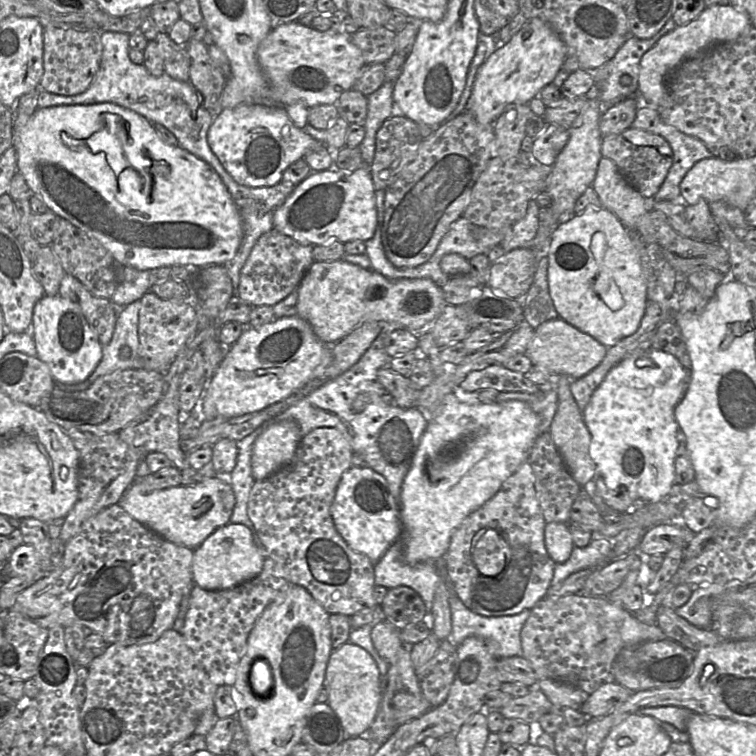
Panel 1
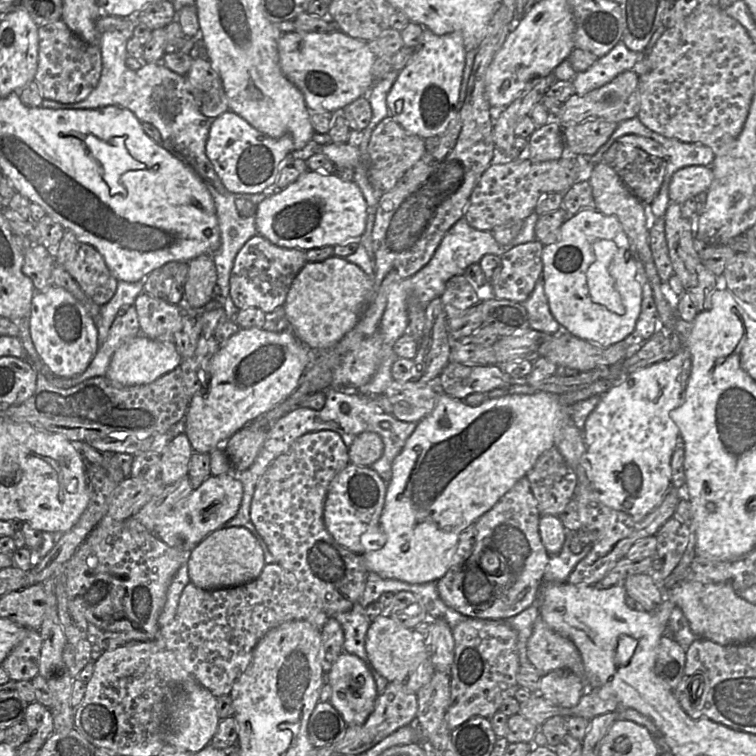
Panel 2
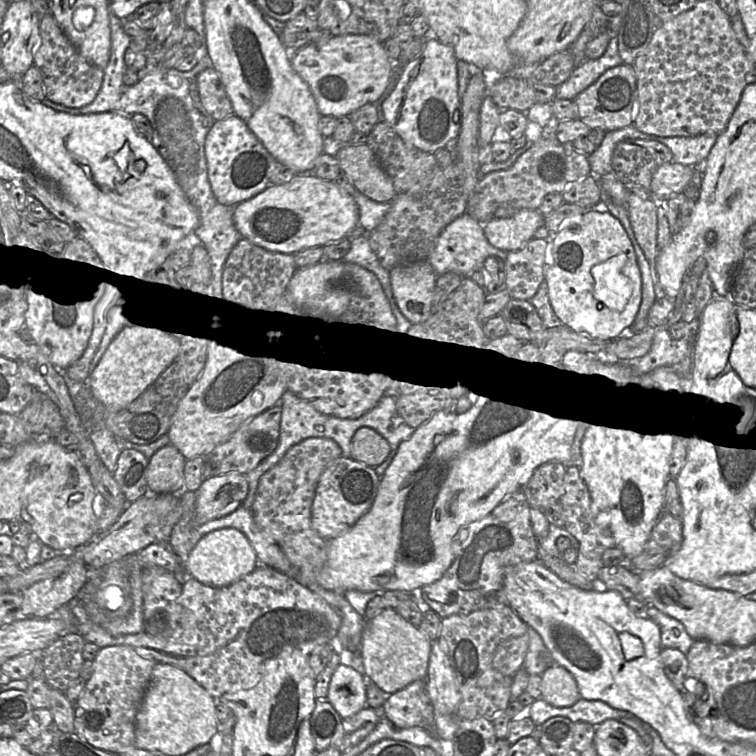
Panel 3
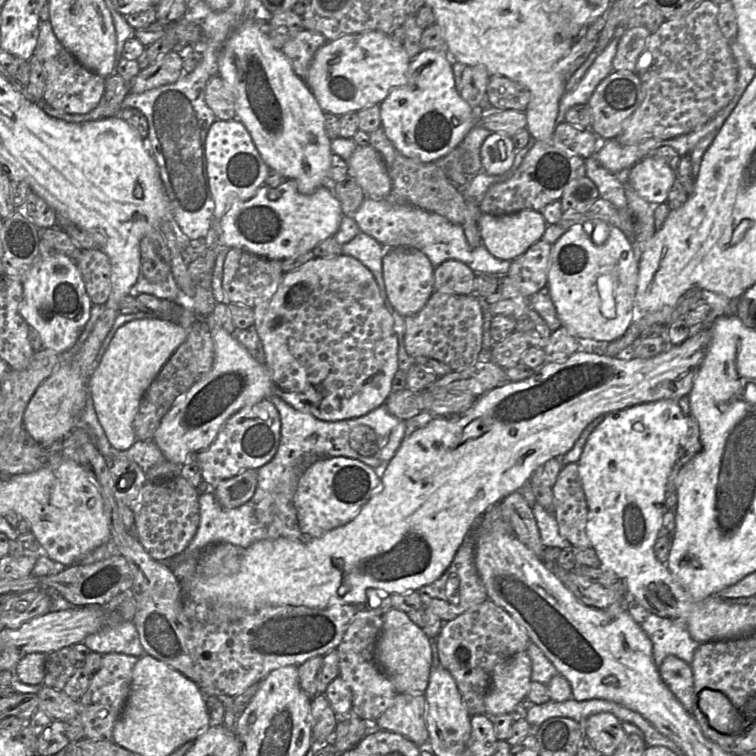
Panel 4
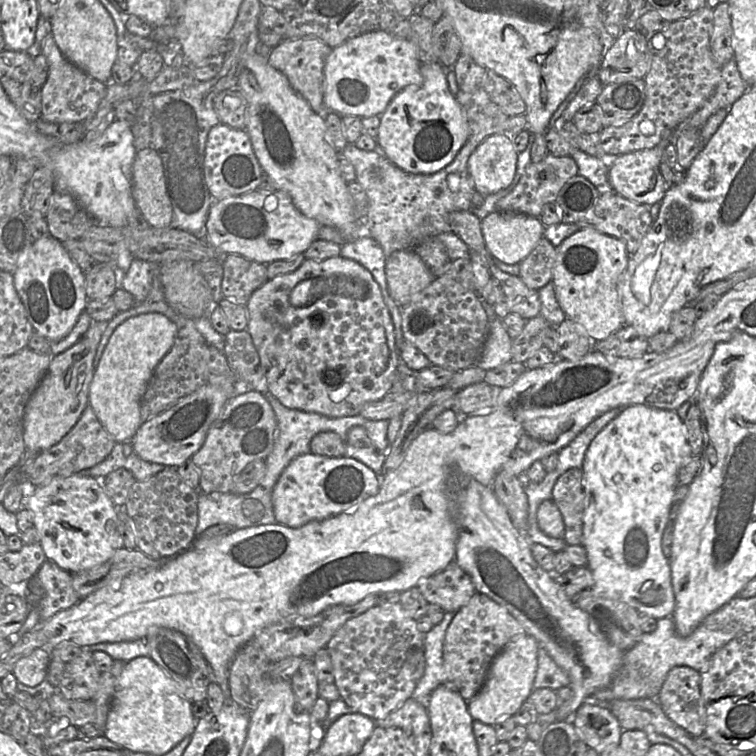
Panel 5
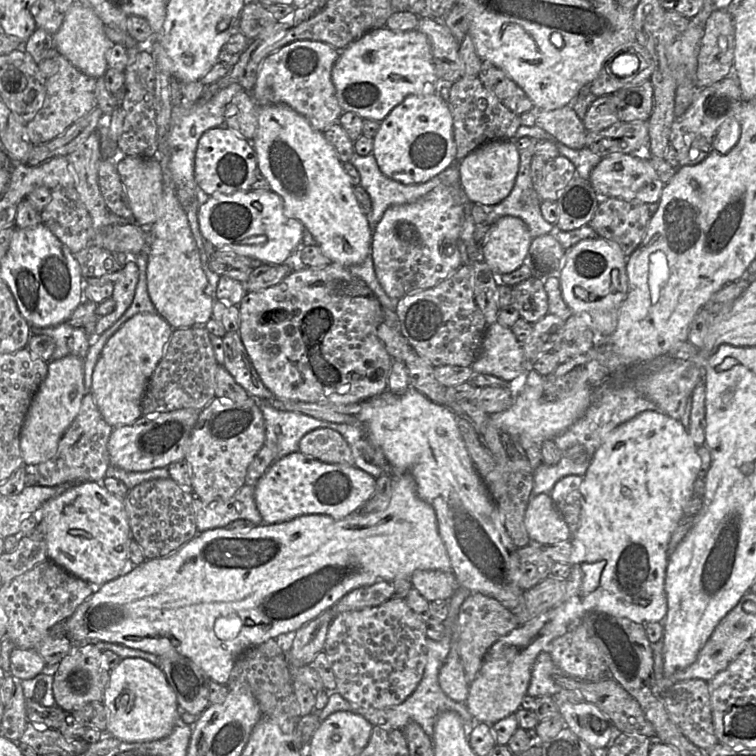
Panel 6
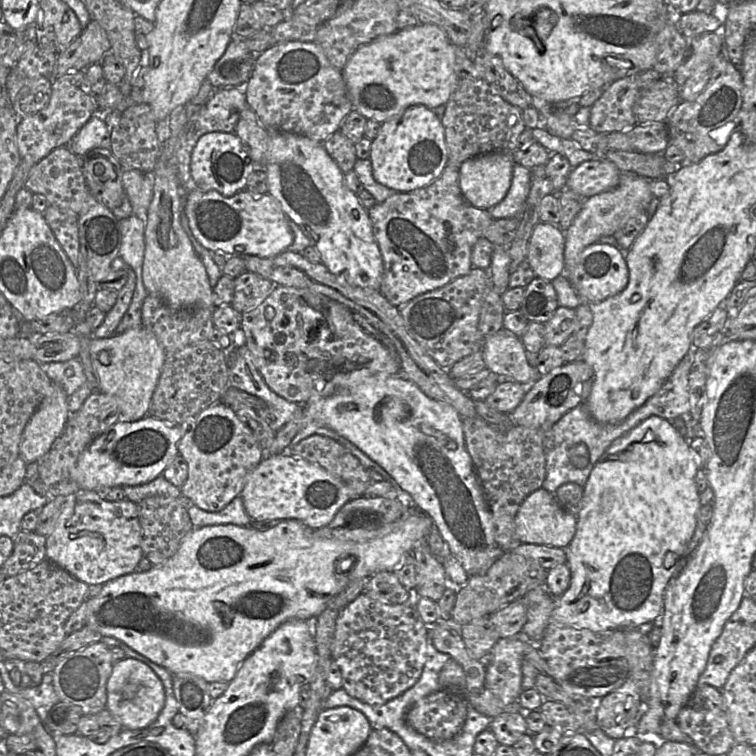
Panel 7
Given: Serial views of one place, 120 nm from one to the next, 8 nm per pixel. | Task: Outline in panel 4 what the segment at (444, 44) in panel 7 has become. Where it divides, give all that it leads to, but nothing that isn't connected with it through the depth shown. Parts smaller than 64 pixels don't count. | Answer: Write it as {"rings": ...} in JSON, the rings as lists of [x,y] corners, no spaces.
{"rings":[[[386,33],[350,34],[328,41],[317,50],[305,82],[325,113],[343,116],[381,104],[392,89],[406,83],[410,62],[404,47],[393,43]]]}

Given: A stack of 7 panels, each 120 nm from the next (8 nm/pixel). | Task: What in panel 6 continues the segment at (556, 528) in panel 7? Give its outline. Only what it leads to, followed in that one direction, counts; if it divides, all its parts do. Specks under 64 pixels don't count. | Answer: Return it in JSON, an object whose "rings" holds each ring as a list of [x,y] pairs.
{"rings":[[[548,493],[531,498],[524,515],[529,538],[544,545],[570,539],[570,530]]]}

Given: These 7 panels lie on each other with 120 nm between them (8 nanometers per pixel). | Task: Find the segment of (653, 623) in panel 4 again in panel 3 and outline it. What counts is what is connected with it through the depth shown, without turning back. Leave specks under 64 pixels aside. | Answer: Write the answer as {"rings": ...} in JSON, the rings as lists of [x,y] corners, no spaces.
{"rings":[[[653,606],[648,607],[647,615],[660,628],[661,648],[678,649],[684,655],[688,653],[694,640],[688,635],[680,621],[664,614]]]}

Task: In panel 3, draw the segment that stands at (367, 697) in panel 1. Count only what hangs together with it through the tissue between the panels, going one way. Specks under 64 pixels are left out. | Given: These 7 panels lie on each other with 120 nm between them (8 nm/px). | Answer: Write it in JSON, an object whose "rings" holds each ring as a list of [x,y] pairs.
{"rings":[[[339,664],[330,681],[327,700],[343,719],[360,712],[367,705],[363,675]]]}

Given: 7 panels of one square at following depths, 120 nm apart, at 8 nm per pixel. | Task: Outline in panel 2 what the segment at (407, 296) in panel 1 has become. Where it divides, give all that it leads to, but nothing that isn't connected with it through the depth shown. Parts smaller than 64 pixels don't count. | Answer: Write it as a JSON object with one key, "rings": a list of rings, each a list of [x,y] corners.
{"rings":[[[332,256],[322,262],[307,262],[293,280],[283,304],[289,330],[312,351],[329,349],[359,322],[373,295],[373,280],[344,258]]]}

